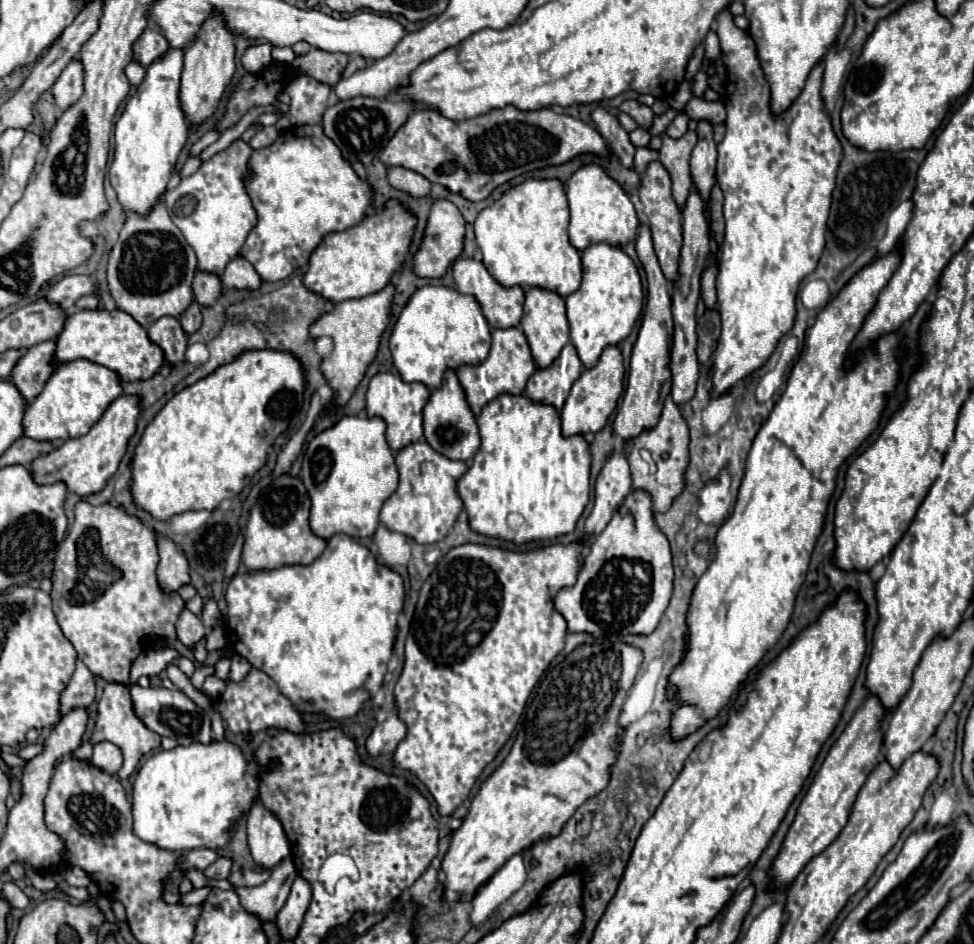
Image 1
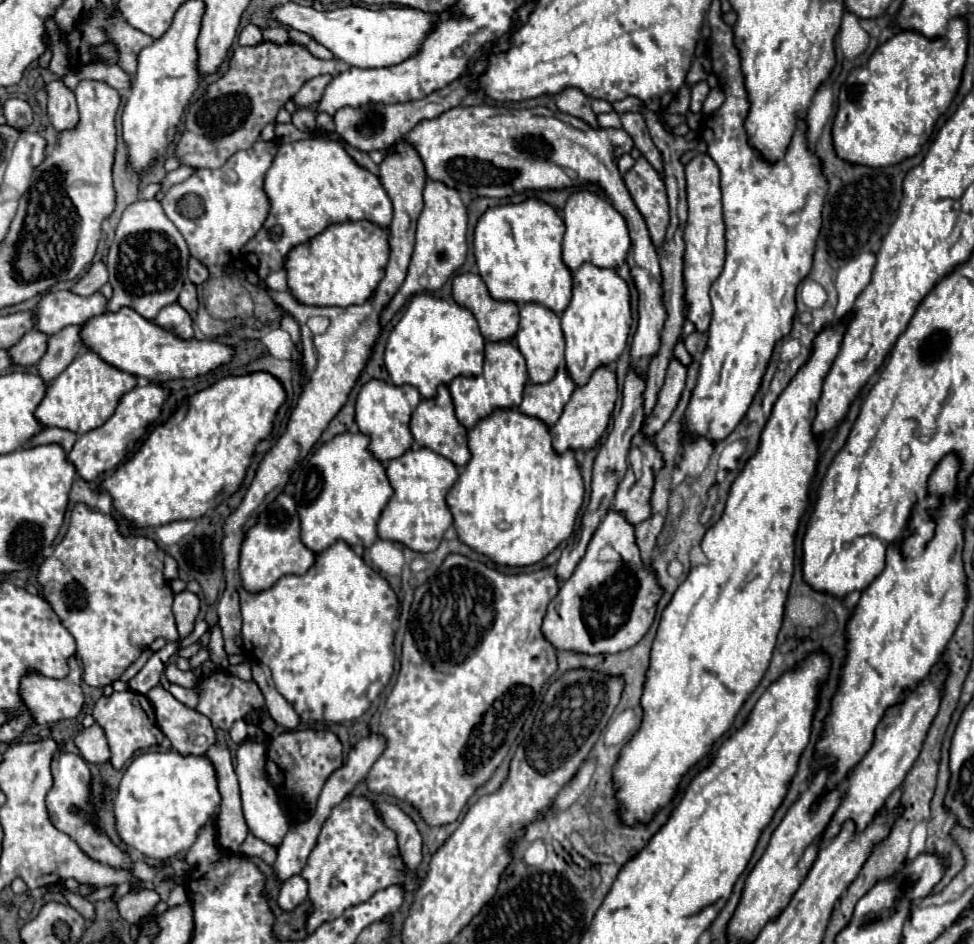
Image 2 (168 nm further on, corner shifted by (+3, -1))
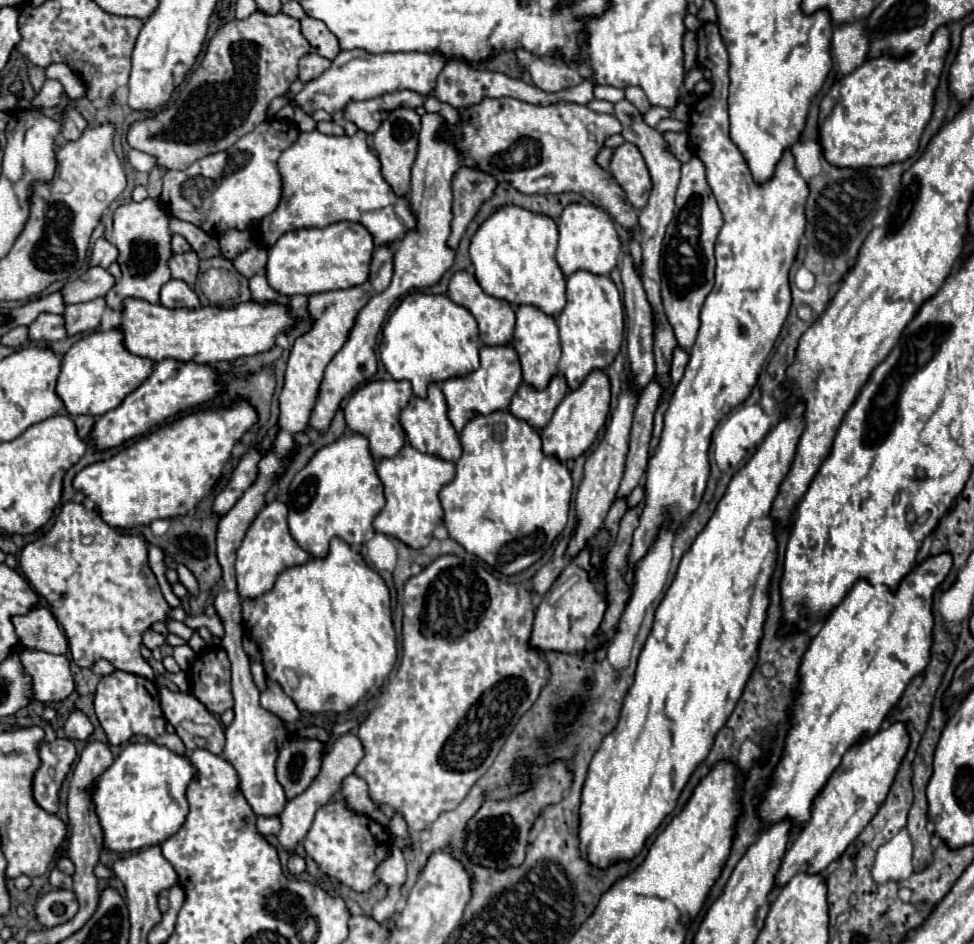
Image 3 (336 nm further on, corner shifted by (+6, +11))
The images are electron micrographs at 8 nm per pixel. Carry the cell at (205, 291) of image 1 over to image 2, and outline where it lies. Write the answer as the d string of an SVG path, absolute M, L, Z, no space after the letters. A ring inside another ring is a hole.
M189 259L189 265L187 265L187 275L189 279L195 283L195 285L201 285L207 277L209 277L209 271L203 263L199 263L199 259Z

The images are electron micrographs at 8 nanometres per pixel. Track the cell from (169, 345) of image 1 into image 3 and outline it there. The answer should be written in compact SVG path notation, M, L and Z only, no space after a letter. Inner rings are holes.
M170 279L160 291L160 305L168 309L198 309L200 301L184 281Z

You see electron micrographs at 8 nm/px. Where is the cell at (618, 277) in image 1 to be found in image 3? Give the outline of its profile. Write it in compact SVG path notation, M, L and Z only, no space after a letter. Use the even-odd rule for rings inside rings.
M576 271L566 279L568 303L556 317L562 341L562 357L558 369L564 373L570 389L576 389L592 369L606 369L624 339L624 307L614 281L606 275Z

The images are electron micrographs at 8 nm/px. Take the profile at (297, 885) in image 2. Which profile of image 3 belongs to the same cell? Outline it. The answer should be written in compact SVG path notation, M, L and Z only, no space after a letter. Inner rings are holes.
M292 853L292 855L290 855L290 861L288 861L288 873L294 875L294 877L298 877L298 875L302 875L304 871L306 871L306 863L304 863L304 859Z

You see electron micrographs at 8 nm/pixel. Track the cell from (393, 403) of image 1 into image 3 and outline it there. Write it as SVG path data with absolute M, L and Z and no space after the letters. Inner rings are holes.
M368 381L346 403L346 423L354 433L362 433L368 437L370 453L374 455L374 459L394 457L402 449L406 435L400 425L400 411L408 405L412 395L412 385L408 381Z

